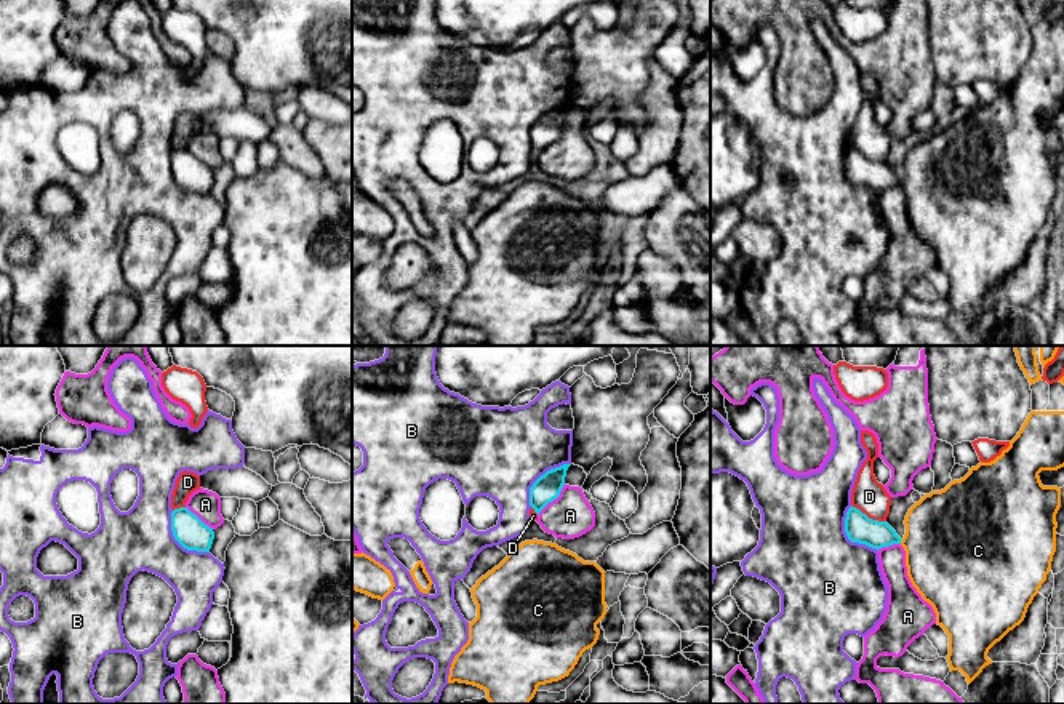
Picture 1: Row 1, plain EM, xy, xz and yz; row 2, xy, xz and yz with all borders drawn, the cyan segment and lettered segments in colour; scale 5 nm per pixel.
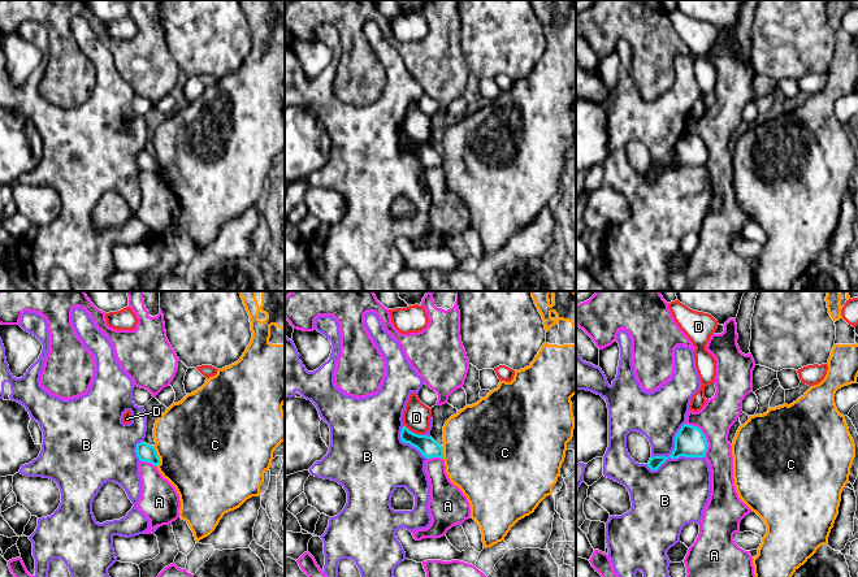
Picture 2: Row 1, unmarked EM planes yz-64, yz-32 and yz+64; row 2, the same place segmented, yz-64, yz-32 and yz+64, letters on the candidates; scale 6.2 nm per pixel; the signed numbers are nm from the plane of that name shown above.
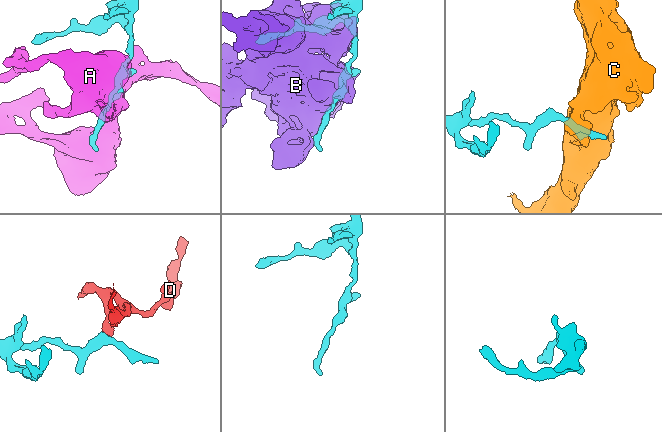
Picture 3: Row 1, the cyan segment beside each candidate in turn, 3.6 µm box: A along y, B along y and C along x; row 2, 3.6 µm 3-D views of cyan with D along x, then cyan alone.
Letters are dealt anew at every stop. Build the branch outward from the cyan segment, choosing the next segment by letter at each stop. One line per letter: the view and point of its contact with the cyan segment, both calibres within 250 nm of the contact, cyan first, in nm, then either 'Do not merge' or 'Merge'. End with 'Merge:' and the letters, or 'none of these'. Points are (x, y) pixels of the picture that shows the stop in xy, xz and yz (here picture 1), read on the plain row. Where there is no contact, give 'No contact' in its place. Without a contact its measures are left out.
A: Touches cyan at xz (552, 141). Thickness 140 nm (cyan) against 220 nm. Do not merge
B: Touches cyan at xy (178, 183). Thickness 160 nm (cyan) against 300 nm. Do not merge
C: Touches cyan at yz (901, 181). Thickness 140 nm (cyan) against 480 nm. Do not merge
D: Touches cyan at yz (866, 157). Thickness 140 nm (cyan) against 170 nm. Do not merge
Merge: none of these

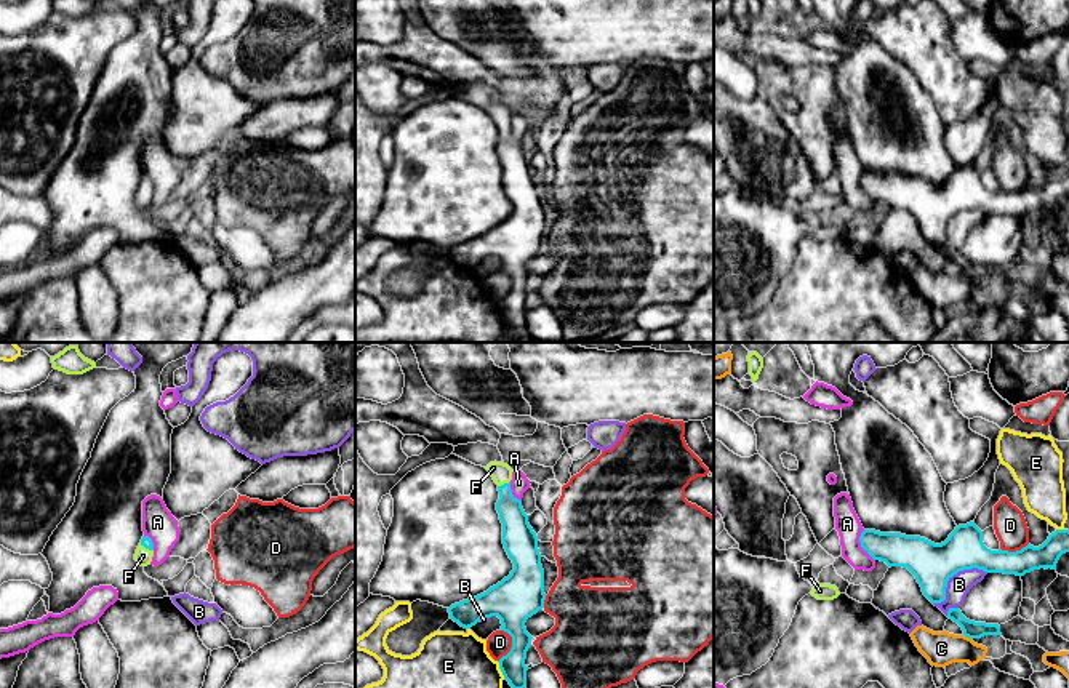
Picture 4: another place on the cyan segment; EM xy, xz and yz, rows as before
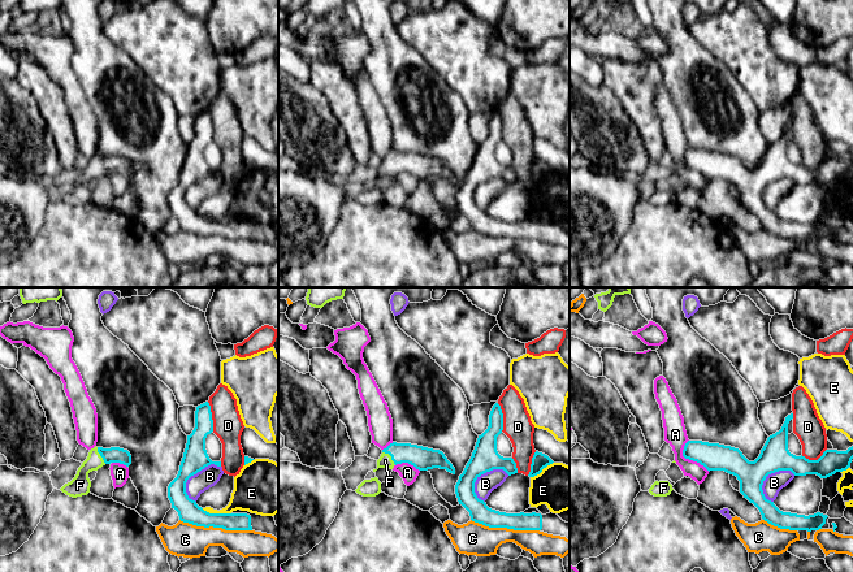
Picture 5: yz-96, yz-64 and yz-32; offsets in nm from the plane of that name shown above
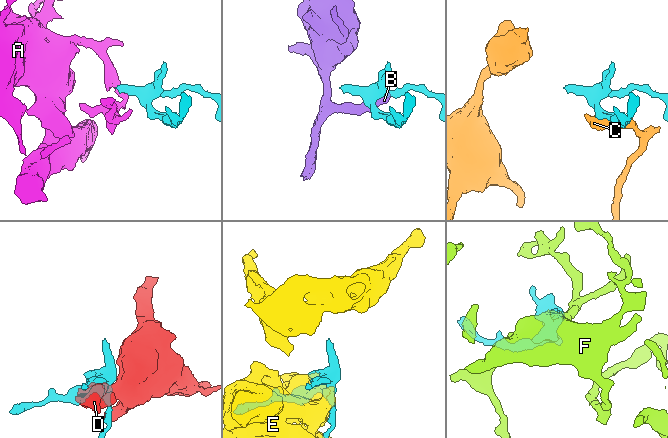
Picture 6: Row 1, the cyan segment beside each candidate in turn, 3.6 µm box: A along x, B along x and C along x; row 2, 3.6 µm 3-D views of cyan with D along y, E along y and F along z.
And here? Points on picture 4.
A: Touches cyan at yz (861, 188). Thickness 170 nm (cyan) against 120 nm. Do not merge
B: Touches cyan at yz (952, 216). Thickness 220 nm (cyan) against 110 nm. Do not merge
C: Touches cyan at yz (967, 277). Thickness 90 nm (cyan) against 180 nm. Do not merge
D: Touches cyan at xz (512, 287). Thickness 240 nm (cyan) against 120 nm. Do not merge
E: Touches cyan at xz (500, 309). Thickness 130 nm (cyan) against 340 nm. Do not merge
F: Touches cyan at xz (504, 125). Thickness 140 nm (cyan) against 100 nm. Merge
Merge: F

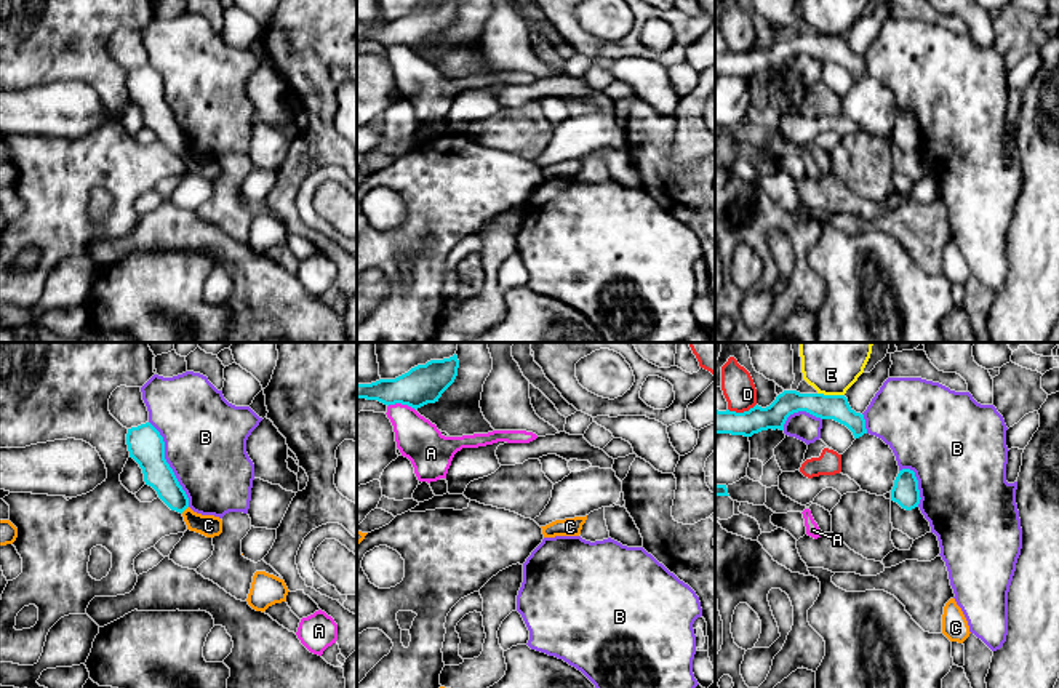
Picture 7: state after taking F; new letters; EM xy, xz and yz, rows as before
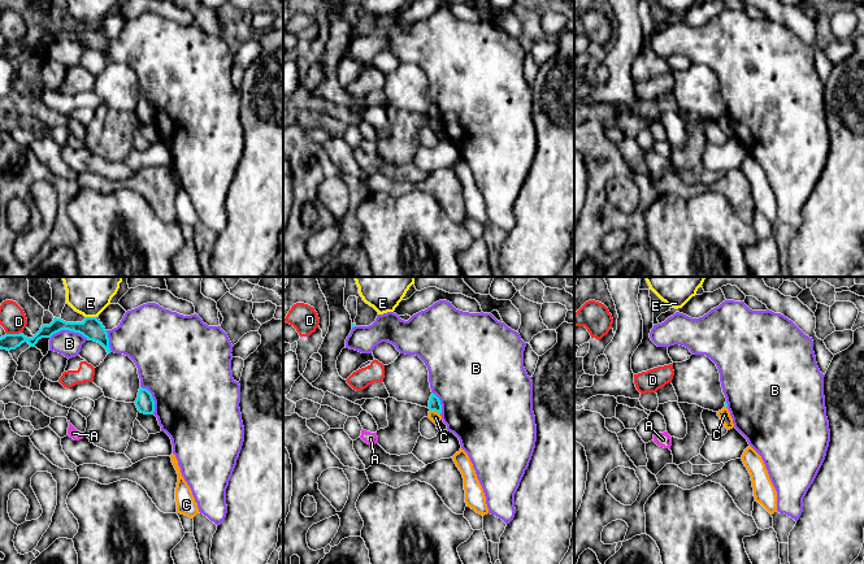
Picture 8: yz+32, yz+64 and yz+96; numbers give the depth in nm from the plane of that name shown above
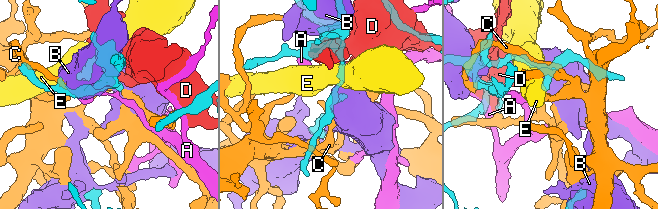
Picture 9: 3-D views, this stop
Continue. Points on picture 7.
A: Touches cyan at xz (402, 45). Thickness 200 nm (cyan) against 220 nm. Do not merge
B: Touches cyan at xy (168, 106). Thickness 180 nm (cyan) against 420 nm. Do not merge
C: Touches cyan at xy (184, 151). Thickness 140 nm (cyan) against 110 nm. Do not merge
D: Touches cyan at yz (741, 55). Thickness 120 nm (cyan) against 160 nm. Do not merge
E: Touches cyan at yz (831, 37). Thickness 130 nm (cyan) against 190 nm. Do not merge
Merge: none of these

